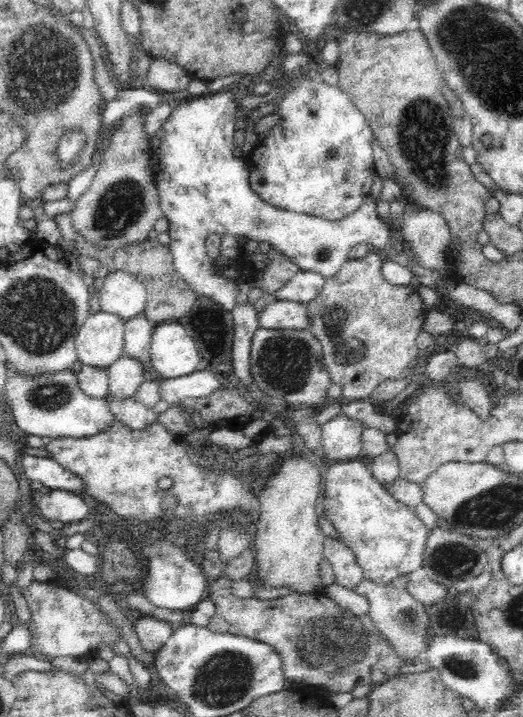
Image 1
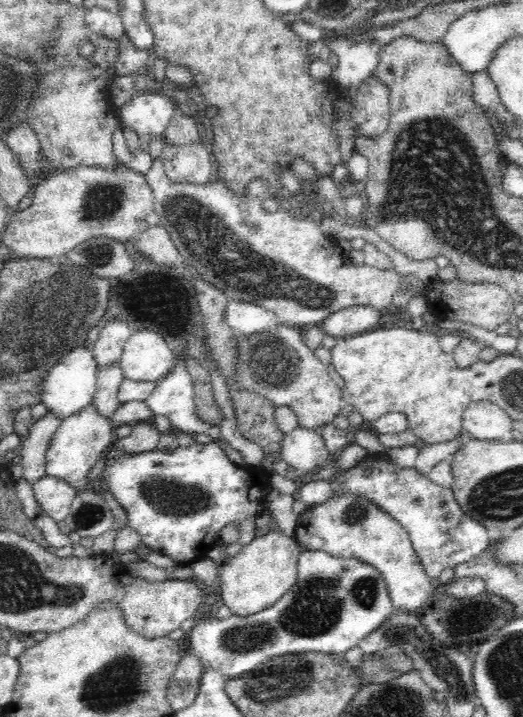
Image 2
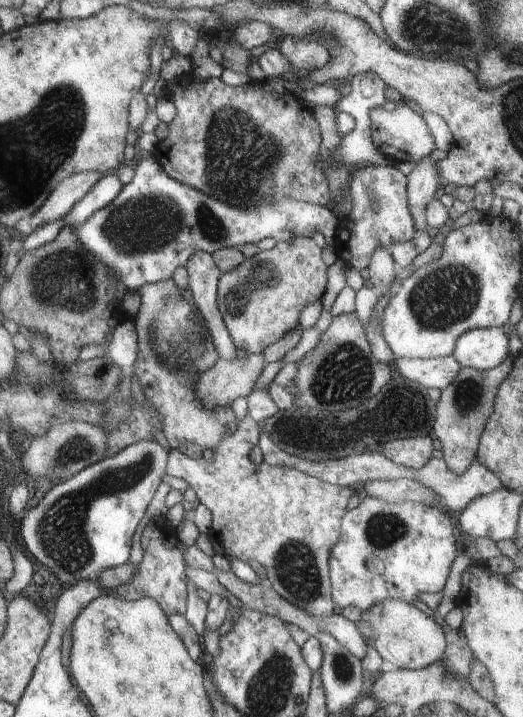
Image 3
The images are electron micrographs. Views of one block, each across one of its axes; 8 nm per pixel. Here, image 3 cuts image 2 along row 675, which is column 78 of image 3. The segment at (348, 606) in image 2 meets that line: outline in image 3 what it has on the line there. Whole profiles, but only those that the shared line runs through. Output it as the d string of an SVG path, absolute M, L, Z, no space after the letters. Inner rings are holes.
M153 157L142 158L142 160L135 163L133 169L135 172L134 178L132 178L128 184L124 185L120 194L113 200L112 203L110 203L109 207L102 208L102 210L98 211L96 215L90 216L90 220L86 220L84 224L78 224L78 226L73 227L78 238L81 240L81 244L85 246L87 253L91 256L96 256L96 259L100 260L102 264L106 264L106 268L110 268L110 272L112 272L116 281L123 284L127 291L136 293L137 290L140 287L144 287L145 284L156 284L157 282L162 282L163 280L172 279L174 270L180 266L186 266L192 256L197 252L214 254L214 252L220 251L221 248L239 248L240 246L246 244L258 244L260 240L270 238L270 236L277 242L286 242L287 240L297 239L298 236L313 238L314 235L320 233L326 239L329 249L332 250L336 244L337 232L341 229L341 227L346 225L345 223L340 222L339 218L333 213L328 205L317 205L304 201L297 201L293 198L262 200L258 206L252 206L252 208L234 208L234 206L230 206L230 204L224 204L221 200L216 200L214 197L206 196L206 193L198 192L197 188L190 188L190 185L185 185L182 184L181 181L174 180L173 177L171 177Z

